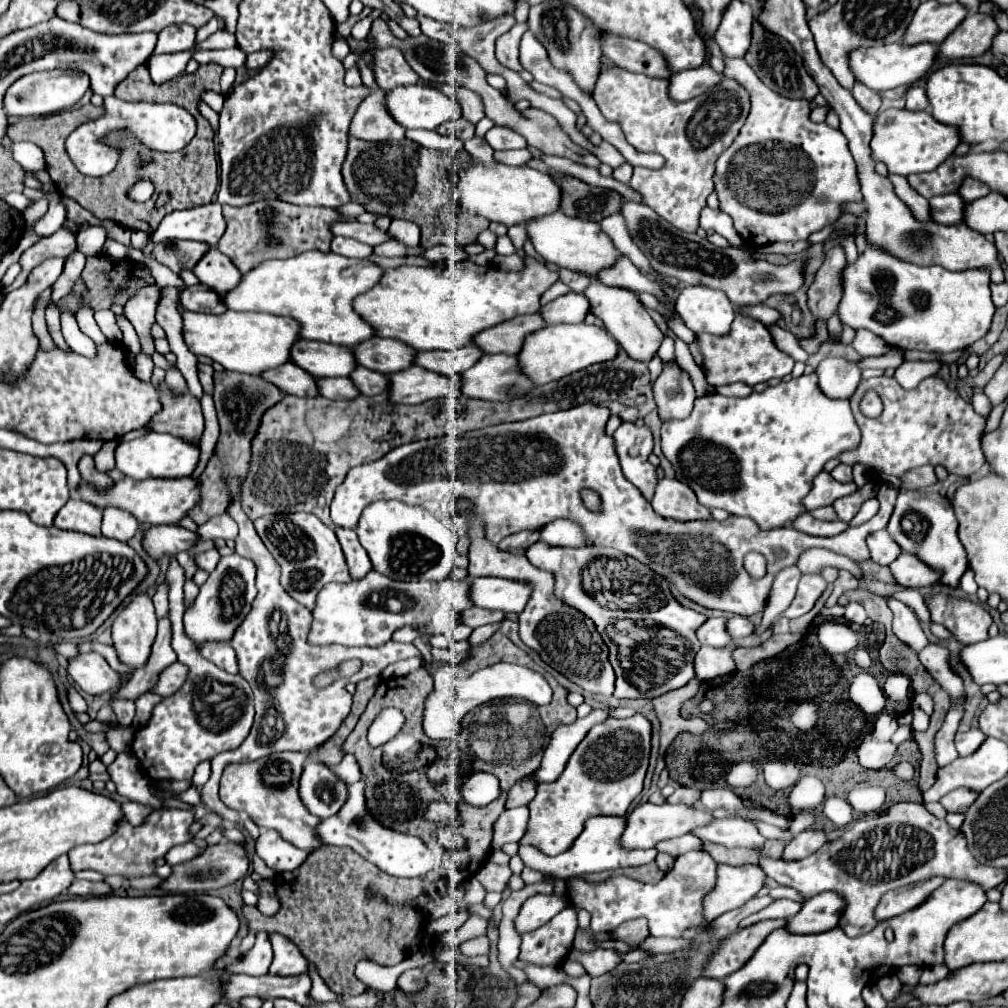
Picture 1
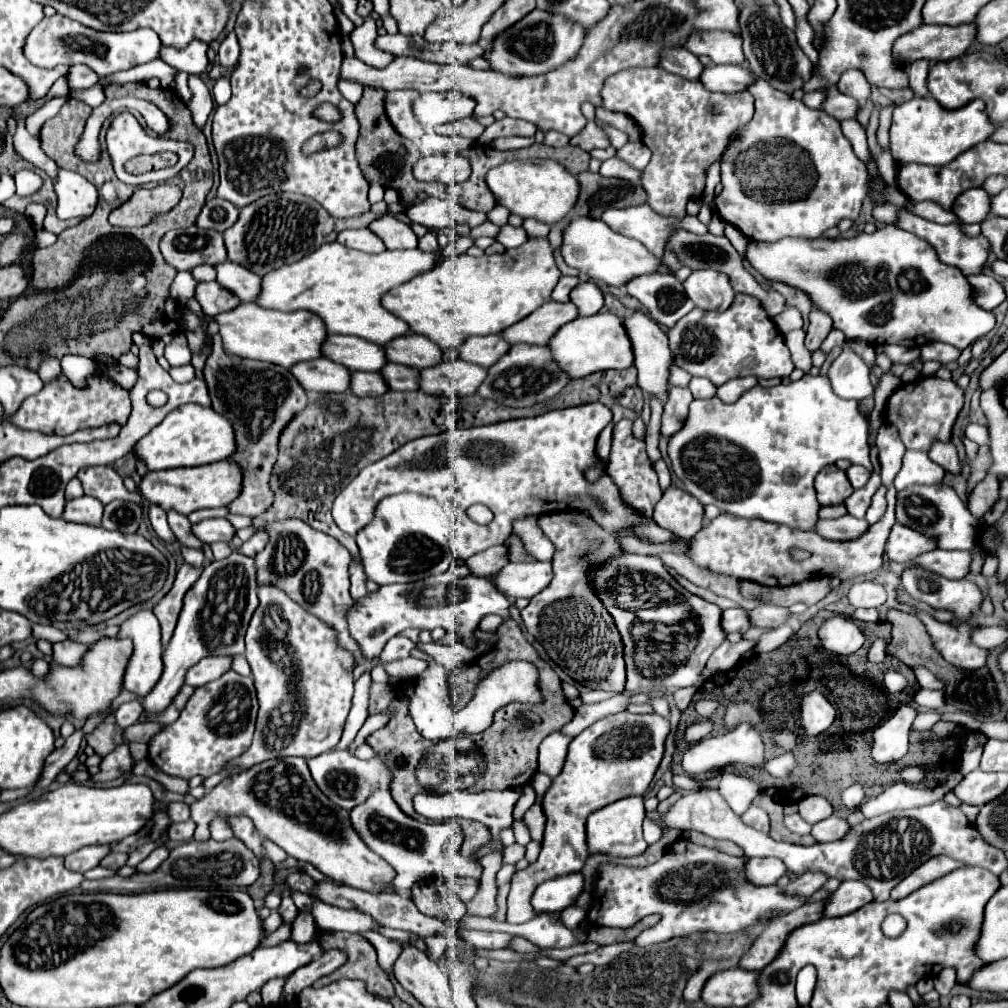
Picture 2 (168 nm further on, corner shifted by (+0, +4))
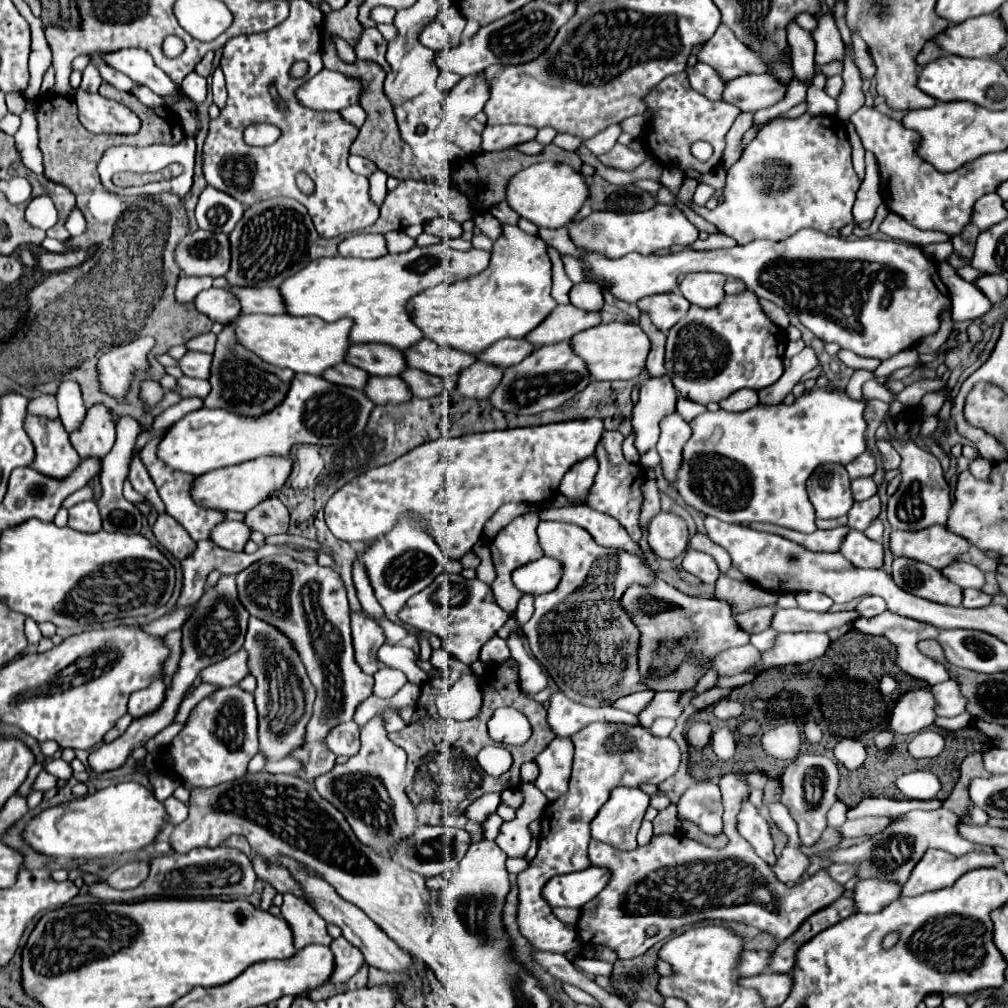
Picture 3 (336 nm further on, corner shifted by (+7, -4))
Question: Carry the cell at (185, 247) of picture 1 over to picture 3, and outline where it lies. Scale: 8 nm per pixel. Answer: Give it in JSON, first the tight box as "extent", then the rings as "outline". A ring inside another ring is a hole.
{"extent":[175,230,229,276],"outline":[[[195,230],[187,234],[175,248],[175,262],[181,268],[181,276],[225,276],[229,270],[229,240],[225,234],[215,234],[215,232],[205,232],[205,230]]]}

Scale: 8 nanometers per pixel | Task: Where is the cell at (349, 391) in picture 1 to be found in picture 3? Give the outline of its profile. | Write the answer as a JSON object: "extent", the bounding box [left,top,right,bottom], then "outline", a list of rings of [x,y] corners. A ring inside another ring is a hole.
{"extent":[363,376,411,404],"outline":[[[371,376],[367,380],[367,386],[363,388],[363,392],[367,392],[367,396],[373,400],[373,404],[401,404],[401,402],[411,400],[411,392],[409,392],[407,384],[403,384],[403,380],[399,380],[399,376],[395,376],[395,378]]]}

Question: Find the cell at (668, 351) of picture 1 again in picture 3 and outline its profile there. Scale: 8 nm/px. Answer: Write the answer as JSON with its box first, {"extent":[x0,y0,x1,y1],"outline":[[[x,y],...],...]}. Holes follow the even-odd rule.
{"extent":[677,396,707,422],"outline":[[[683,396],[677,398],[677,412],[679,412],[679,414],[683,416],[683,420],[687,420],[687,422],[691,422],[695,416],[703,414],[705,410],[707,410],[705,406],[701,406],[701,404],[697,404],[697,402],[689,400],[689,398],[683,398]]]}

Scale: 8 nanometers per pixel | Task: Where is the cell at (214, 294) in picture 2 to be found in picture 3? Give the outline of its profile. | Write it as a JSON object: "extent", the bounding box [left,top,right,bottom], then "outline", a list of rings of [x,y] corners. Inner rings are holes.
{"extent":[195,288,241,324],"outline":[[[209,288],[197,294],[195,306],[209,320],[219,324],[231,324],[231,320],[241,312],[239,300],[227,288]]]}

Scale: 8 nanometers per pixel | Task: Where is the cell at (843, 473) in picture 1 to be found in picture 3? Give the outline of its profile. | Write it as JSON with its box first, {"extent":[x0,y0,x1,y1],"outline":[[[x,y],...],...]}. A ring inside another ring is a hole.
{"extent":[851,476,877,500],"outline":[[[863,476],[851,480],[851,492],[853,492],[853,500],[867,500],[877,492],[877,486],[869,476]]]}

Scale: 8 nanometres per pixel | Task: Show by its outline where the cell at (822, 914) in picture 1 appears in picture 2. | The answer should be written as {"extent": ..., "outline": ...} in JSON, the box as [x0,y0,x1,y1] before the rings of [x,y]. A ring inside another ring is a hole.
{"extent":[824,880,874,916],"outline":[[[846,880],[830,896],[824,916],[846,916],[870,904],[872,900],[874,900],[874,894],[870,892],[870,888],[866,888],[866,884],[862,884],[860,880]]]}

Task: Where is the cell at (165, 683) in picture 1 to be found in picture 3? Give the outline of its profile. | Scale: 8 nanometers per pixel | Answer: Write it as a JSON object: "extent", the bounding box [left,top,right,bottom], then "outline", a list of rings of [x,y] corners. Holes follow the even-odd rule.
{"extent":[199,650,249,688],"outline":[[[241,650],[235,656],[229,656],[227,660],[221,660],[219,664],[207,666],[203,672],[199,672],[199,678],[201,678],[201,682],[223,688],[223,686],[239,684],[243,680],[243,676],[247,676],[247,674],[249,674],[247,652]]]}

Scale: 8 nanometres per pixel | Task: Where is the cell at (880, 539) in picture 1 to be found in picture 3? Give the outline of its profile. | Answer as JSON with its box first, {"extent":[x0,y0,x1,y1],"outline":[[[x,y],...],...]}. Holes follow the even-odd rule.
{"extent":[889,526,969,570],"outline":[[[931,526],[923,532],[893,530],[889,548],[895,558],[911,558],[941,570],[947,564],[955,562],[959,554],[969,548],[969,544],[965,538],[949,532],[943,526]]]}

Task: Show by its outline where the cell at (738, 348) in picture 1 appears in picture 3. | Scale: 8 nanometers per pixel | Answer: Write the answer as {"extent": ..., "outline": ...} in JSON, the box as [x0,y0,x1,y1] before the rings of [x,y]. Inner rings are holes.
{"extent":[665,292,787,404],"outline":[[[753,292],[725,296],[723,304],[705,310],[691,306],[687,316],[667,332],[665,368],[677,392],[699,404],[719,402],[741,388],[761,390],[783,374],[787,336],[761,310]]]}

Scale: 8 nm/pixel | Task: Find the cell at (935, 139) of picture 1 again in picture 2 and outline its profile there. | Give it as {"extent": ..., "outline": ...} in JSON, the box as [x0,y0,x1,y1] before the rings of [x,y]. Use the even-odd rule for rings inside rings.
{"extent":[890,96,996,166],"outline":[[[932,96],[918,98],[900,104],[894,108],[892,126],[890,126],[890,152],[896,162],[908,164],[932,164],[944,166],[950,164],[958,154],[976,146],[978,142],[988,140],[996,132],[996,124],[986,116],[986,104],[982,100],[972,100],[962,108],[946,110]]]}

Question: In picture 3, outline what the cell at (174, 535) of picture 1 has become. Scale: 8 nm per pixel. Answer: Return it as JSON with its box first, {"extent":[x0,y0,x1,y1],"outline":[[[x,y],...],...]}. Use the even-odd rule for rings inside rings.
{"extent":[211,522,249,550],"outline":[[[221,522],[211,530],[211,542],[215,542],[219,548],[227,550],[243,550],[245,542],[249,540],[249,528],[243,522]]]}

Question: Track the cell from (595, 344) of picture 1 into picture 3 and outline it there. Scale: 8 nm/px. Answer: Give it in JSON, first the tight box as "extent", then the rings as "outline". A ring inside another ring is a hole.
{"extent":[571,322,649,380],"outline":[[[609,322],[595,328],[587,328],[571,338],[571,350],[579,356],[591,380],[633,380],[645,368],[645,358],[649,352],[649,338],[637,324],[631,322]]]}

